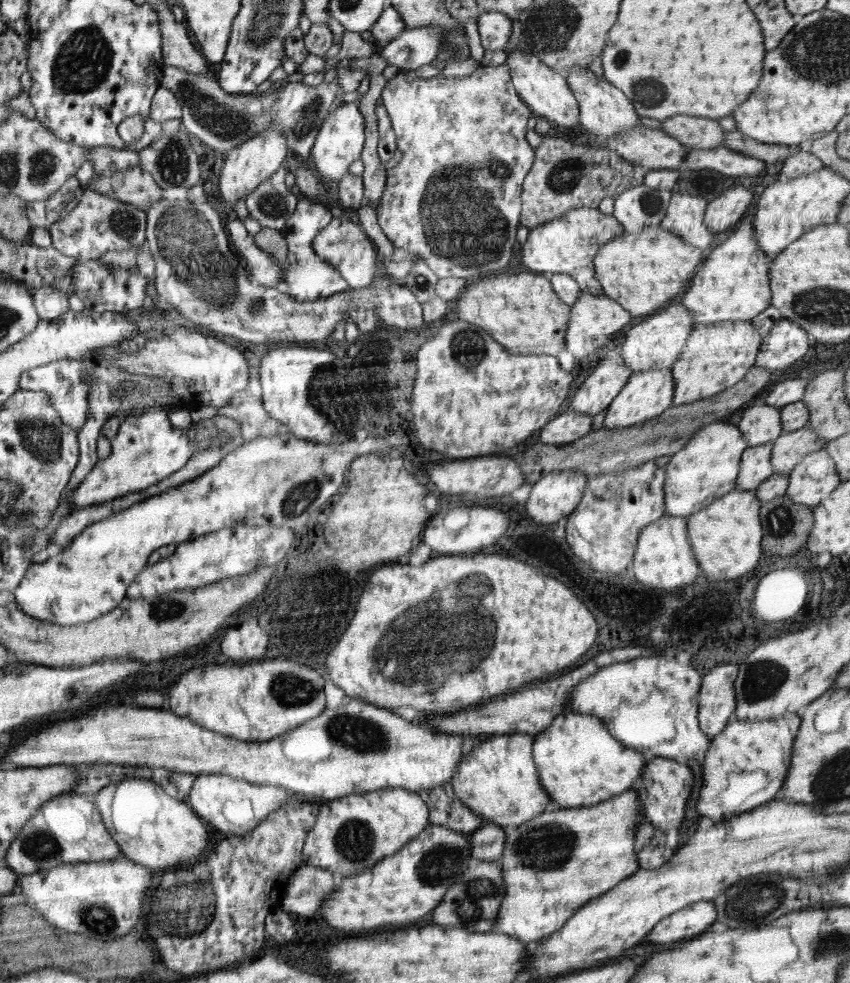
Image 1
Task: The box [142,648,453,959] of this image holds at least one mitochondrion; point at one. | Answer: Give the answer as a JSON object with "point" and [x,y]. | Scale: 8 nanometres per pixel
{"point":[195,901]}

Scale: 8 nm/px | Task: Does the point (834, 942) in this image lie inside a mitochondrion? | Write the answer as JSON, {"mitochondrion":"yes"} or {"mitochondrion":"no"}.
{"mitochondrion":"yes"}

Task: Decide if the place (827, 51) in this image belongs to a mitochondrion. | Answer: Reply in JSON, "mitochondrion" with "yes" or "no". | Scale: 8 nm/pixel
{"mitochondrion":"yes"}

